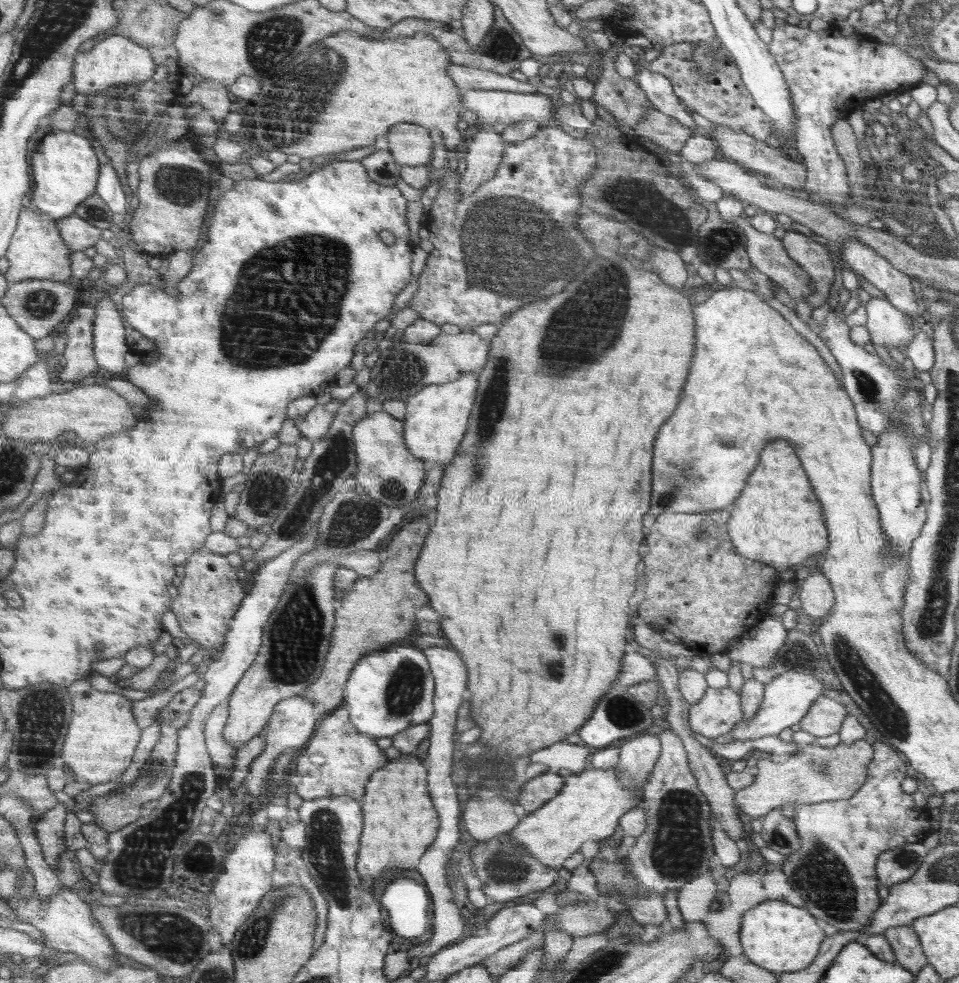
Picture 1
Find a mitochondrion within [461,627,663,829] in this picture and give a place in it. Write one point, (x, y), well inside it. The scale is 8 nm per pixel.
(622, 711)

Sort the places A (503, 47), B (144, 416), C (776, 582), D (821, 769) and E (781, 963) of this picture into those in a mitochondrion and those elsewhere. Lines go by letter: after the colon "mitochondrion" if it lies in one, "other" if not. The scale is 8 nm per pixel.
A: mitochondrion
B: other
C: other
D: mitochondrion
E: other

